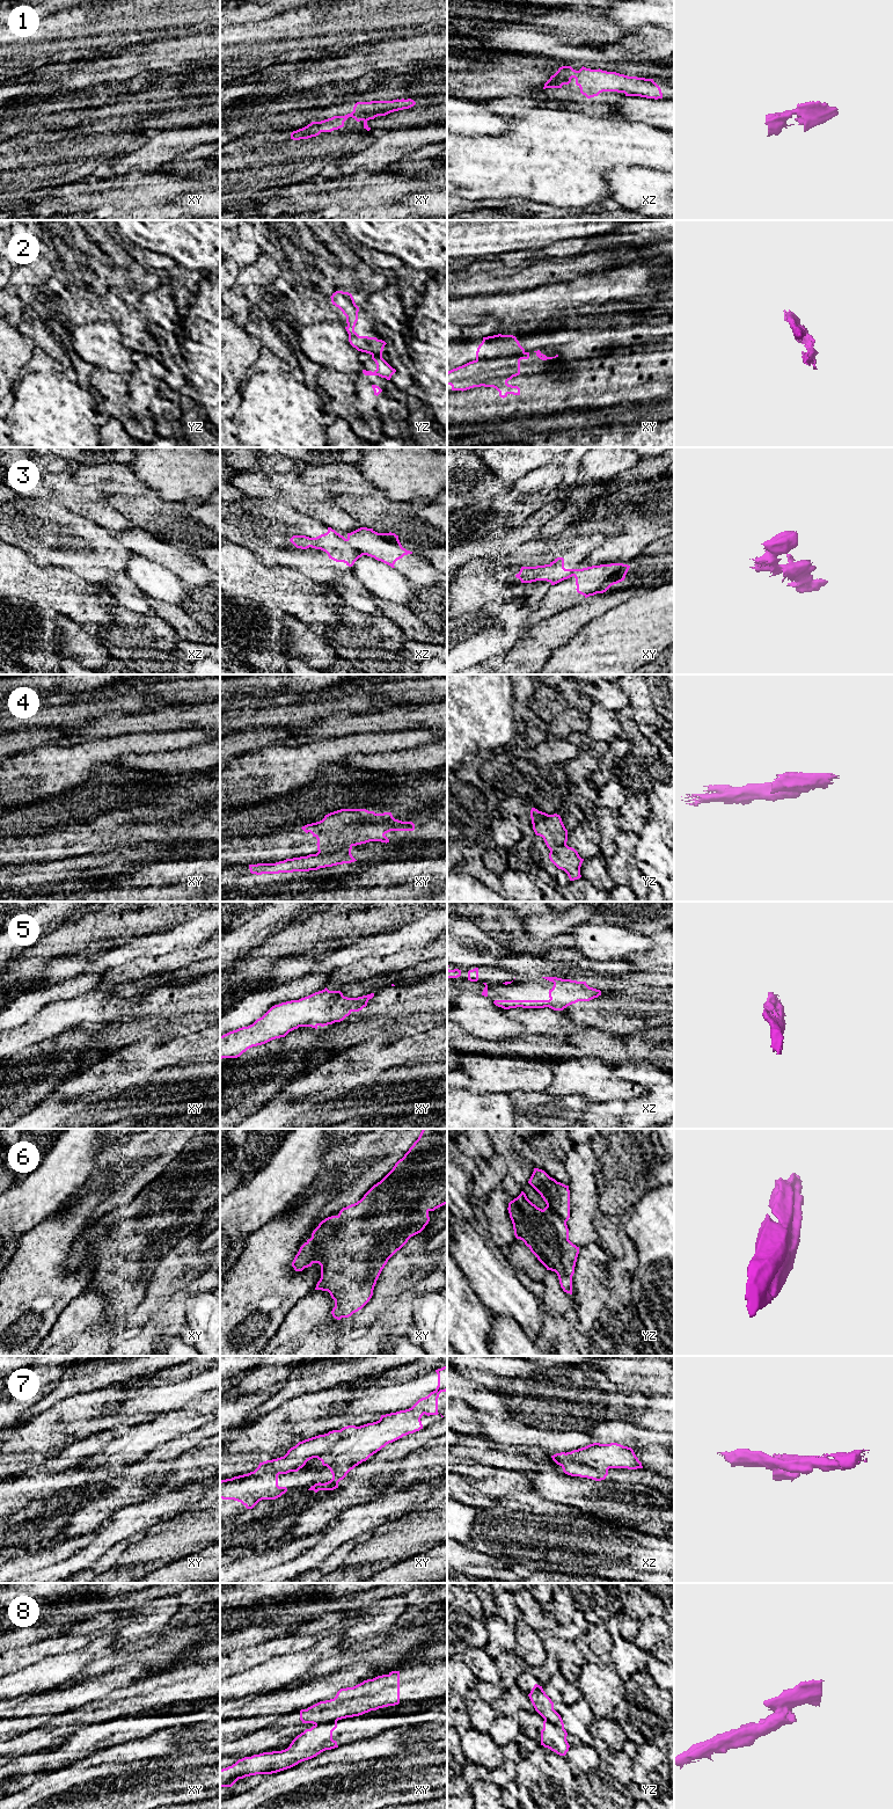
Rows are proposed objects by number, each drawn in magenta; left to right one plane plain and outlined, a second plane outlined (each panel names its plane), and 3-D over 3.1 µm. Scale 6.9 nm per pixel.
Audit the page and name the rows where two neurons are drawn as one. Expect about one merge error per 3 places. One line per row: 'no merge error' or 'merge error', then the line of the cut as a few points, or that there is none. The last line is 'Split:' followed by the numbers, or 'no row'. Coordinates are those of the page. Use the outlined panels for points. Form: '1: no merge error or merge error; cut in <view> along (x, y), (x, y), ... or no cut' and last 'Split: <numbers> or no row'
1: no merge error; no cut
2: merge error; cut in xy along (525, 352), (513, 356), (476, 359)
3: merge error; cut in xz along (345, 539), (363, 554)
4: merge error; cut in xy along (351, 845), (327, 846), (319, 852)
5: no merge error; no cut
6: no merge error; no cut
7: merge error; cut in xz along (565, 1453), (580, 1463), (607, 1470)
8: merge error; cut in xy along (336, 1721), (315, 1724)
Split: 2, 3, 4, 7, 8

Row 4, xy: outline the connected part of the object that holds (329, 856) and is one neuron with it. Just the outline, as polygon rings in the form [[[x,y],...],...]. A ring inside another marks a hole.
[[[352,846],[327,847],[307,856],[286,859],[276,863],[249,865],[249,869],[256,875],[317,870],[357,861],[351,849]]]

